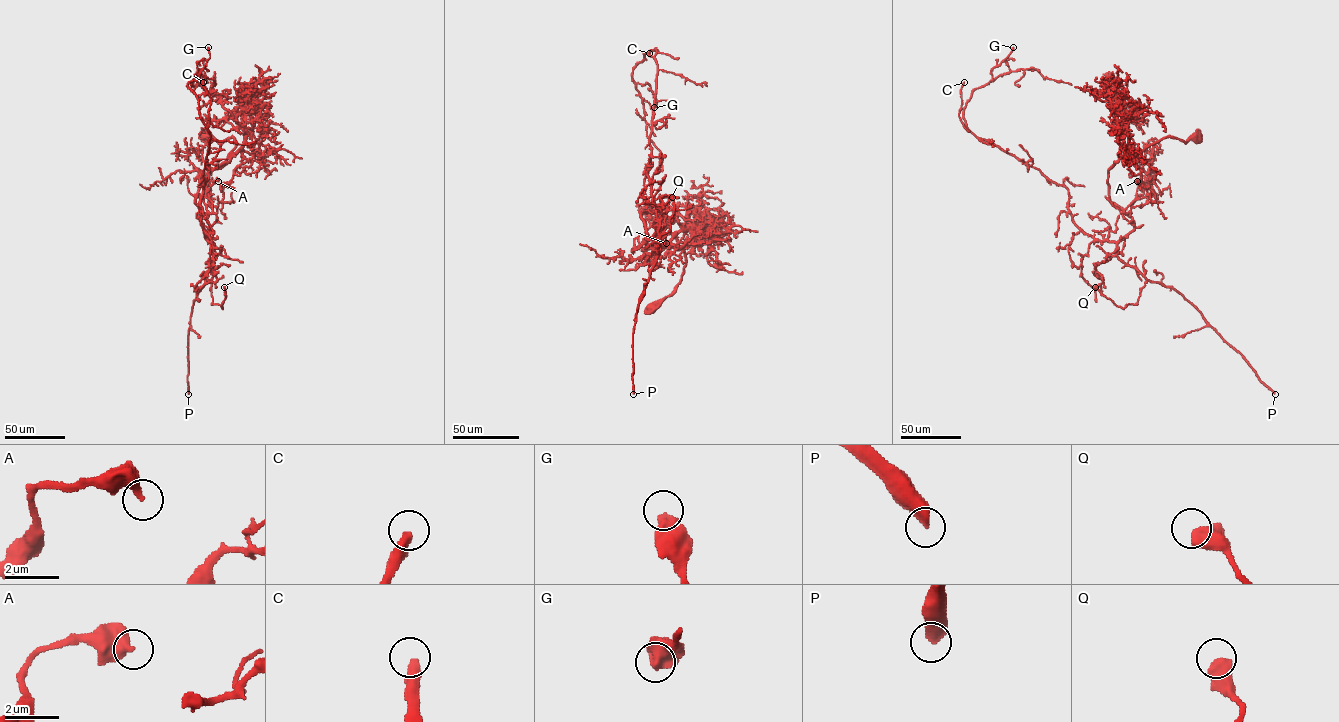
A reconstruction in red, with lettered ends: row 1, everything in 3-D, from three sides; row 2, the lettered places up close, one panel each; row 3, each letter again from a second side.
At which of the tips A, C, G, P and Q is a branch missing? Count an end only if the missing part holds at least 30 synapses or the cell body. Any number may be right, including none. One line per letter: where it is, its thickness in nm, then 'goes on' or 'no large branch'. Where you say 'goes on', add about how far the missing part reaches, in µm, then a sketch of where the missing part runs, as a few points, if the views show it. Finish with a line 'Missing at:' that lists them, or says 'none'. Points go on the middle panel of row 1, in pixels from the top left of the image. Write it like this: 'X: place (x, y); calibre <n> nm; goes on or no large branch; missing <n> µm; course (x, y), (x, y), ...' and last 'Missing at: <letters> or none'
A: place (666, 243); calibre 460 nm; no large branch
C: place (649, 53); calibre 400 nm; goes on; missing 40 µm; course (649, 53), (648, 66), (673, 65)
G: place (654, 107); calibre 600 nm; no large branch
P: place (633, 394); calibre 550 nm; goes on; missing 600 µm
Q: place (672, 197); calibre 600 nm; no large branch
Missing at: C, P

